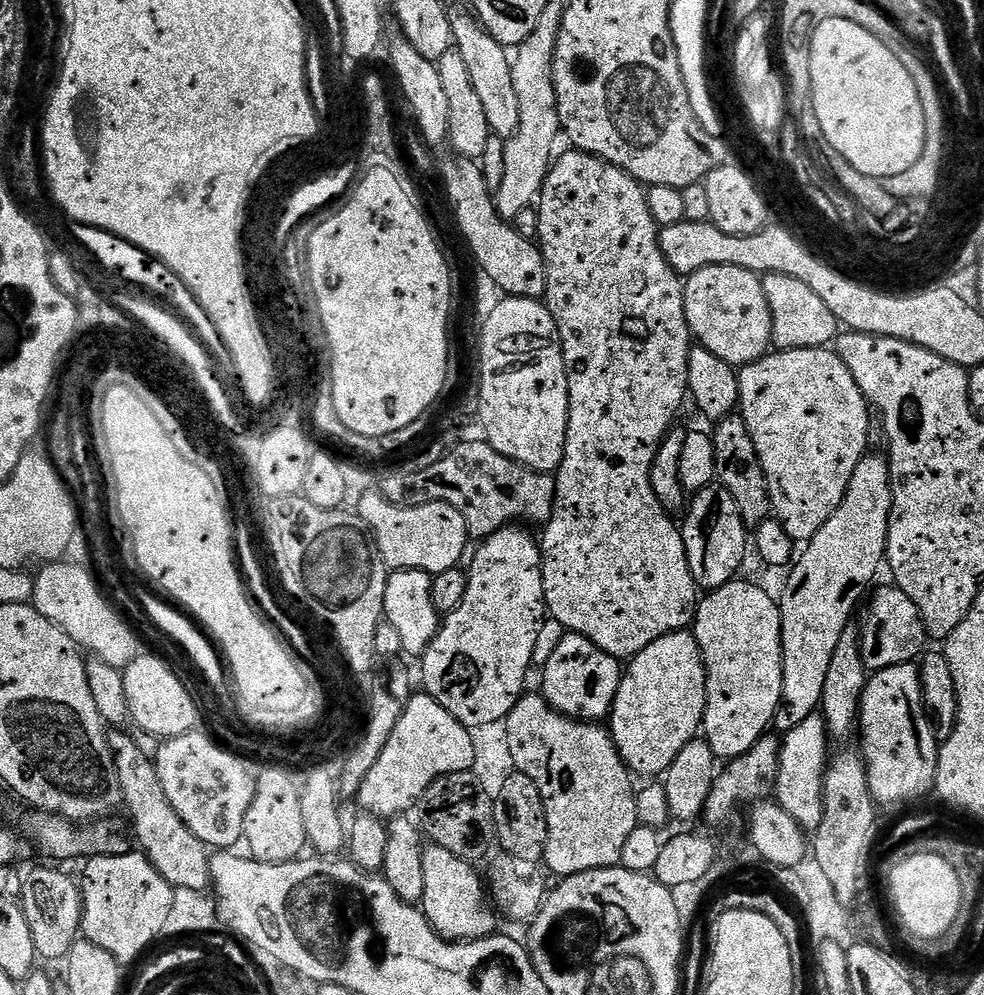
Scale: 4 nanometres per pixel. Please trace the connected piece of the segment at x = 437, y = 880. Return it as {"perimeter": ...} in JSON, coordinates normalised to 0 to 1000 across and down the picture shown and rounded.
{"perimeter":[[[436,847],[427,857],[431,891],[429,916],[437,931],[450,945],[489,945],[505,936],[506,921],[498,908],[493,885],[480,872],[483,871],[477,865],[465,862],[465,858],[457,858],[457,854],[449,854],[449,850],[444,848]]]}

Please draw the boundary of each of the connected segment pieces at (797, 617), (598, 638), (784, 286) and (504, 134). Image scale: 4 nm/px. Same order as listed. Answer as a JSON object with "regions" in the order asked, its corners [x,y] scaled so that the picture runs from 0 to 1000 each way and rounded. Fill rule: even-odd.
{"regions":[[[[883,452],[872,468],[868,468],[868,476],[864,479],[864,488],[860,488],[856,509],[852,509],[852,513],[839,521],[839,529],[835,529],[835,533],[831,533],[831,537],[827,537],[808,560],[800,576],[802,579],[797,587],[797,596],[791,599],[795,625],[795,704],[791,706],[791,714],[784,726],[784,731],[790,732],[790,737],[807,734],[807,730],[819,726],[819,722],[830,719],[852,641],[856,641],[860,629],[867,626],[866,614],[873,609],[874,602],[876,607],[880,596],[887,590],[886,582],[890,574],[899,566],[905,512],[907,468],[897,453]]],[[[576,151],[564,158],[557,171],[557,178],[547,198],[545,218],[545,241],[555,267],[555,291],[551,298],[565,325],[565,334],[569,337],[569,347],[575,368],[575,384],[577,385],[577,427],[575,428],[575,448],[569,467],[566,468],[563,481],[565,483],[565,499],[561,510],[561,519],[552,528],[553,540],[548,540],[549,568],[553,582],[553,609],[560,622],[571,625],[577,635],[585,635],[591,641],[600,641],[604,649],[608,649],[616,657],[625,659],[631,665],[641,664],[661,645],[669,645],[682,635],[696,634],[707,622],[709,592],[701,577],[701,569],[697,561],[694,534],[689,530],[682,518],[676,515],[669,505],[665,492],[661,488],[661,472],[665,460],[669,456],[669,448],[673,448],[675,437],[688,425],[687,417],[691,414],[699,396],[699,361],[705,349],[703,334],[697,324],[695,311],[695,281],[691,274],[684,271],[681,263],[671,250],[671,229],[665,223],[665,215],[661,215],[659,194],[640,175],[636,175],[628,167],[609,161],[599,153]]],[[[782,273],[775,278],[778,308],[783,308],[785,321],[785,350],[815,352],[816,350],[840,350],[852,337],[852,323],[843,308],[823,291],[823,287],[803,279],[799,275]]],[[[475,7],[459,8],[455,13],[461,51],[470,54],[474,71],[482,81],[482,91],[490,103],[494,123],[498,123],[501,137],[517,141],[526,131],[526,93],[522,90],[520,62],[511,44],[505,42]]]]}

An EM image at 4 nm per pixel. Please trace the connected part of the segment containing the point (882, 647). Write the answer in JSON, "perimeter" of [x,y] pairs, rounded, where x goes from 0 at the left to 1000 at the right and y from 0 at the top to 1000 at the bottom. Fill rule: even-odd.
{"perimeter":[[[892,591],[885,596],[886,604],[885,599],[881,604],[882,616],[879,617],[878,624],[873,624],[872,627],[876,665],[883,676],[894,675],[904,669],[928,666],[941,651],[941,636],[937,621],[933,617],[933,609],[929,609],[929,605],[921,601],[916,591]]]}

